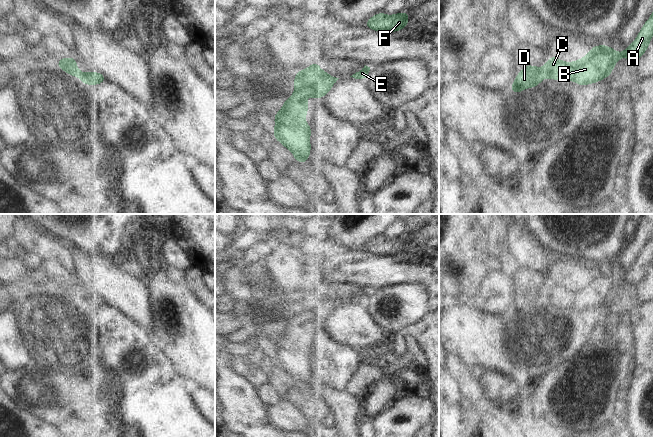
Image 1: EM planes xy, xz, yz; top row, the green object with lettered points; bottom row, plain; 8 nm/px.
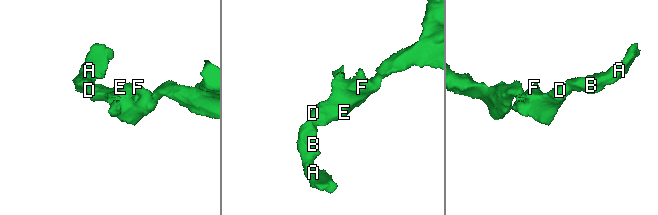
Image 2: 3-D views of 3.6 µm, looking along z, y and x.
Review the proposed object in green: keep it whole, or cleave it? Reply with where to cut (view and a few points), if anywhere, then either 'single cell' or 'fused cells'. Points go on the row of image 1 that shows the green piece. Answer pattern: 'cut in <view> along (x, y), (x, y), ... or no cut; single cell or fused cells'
no cut; single cell

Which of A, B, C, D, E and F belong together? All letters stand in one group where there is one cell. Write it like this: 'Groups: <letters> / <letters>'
Groups: A B C D E F

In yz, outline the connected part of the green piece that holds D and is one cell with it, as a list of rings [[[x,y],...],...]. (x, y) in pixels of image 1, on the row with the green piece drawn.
[[[653,11],[649,19],[643,24],[641,30],[635,40],[624,49],[622,53],[618,53],[615,48],[610,48],[607,44],[592,46],[591,50],[581,59],[573,62],[565,62],[552,55],[543,68],[527,64],[516,75],[513,84],[509,90],[510,93],[521,93],[524,89],[537,87],[545,77],[564,81],[571,80],[579,86],[586,86],[600,82],[604,78],[610,77],[616,63],[621,58],[628,58],[630,61],[637,61],[647,51],[651,39],[653,37]]]

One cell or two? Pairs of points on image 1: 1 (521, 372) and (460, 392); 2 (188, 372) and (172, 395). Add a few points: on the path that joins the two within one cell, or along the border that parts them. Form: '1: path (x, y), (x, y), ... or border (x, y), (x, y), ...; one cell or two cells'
1: border (455, 365), (468, 377); two cells
2: border (170, 359), (176, 370), (185, 379); two cells

